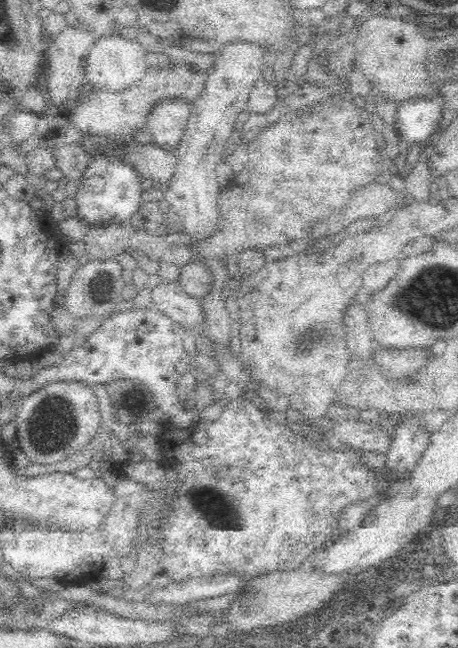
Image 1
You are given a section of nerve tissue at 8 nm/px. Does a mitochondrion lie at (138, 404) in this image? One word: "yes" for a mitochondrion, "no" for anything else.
no

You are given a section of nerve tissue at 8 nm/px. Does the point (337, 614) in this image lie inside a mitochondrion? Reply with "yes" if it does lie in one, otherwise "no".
yes

